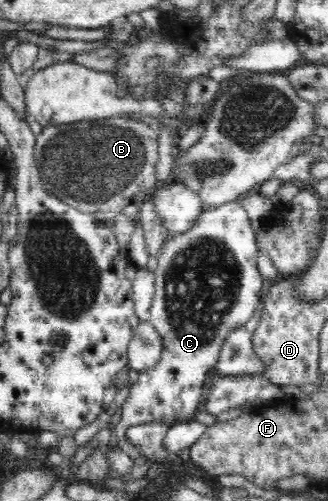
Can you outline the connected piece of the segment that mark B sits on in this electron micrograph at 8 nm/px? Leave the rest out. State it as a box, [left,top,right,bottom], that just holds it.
[33,116,158,224]

